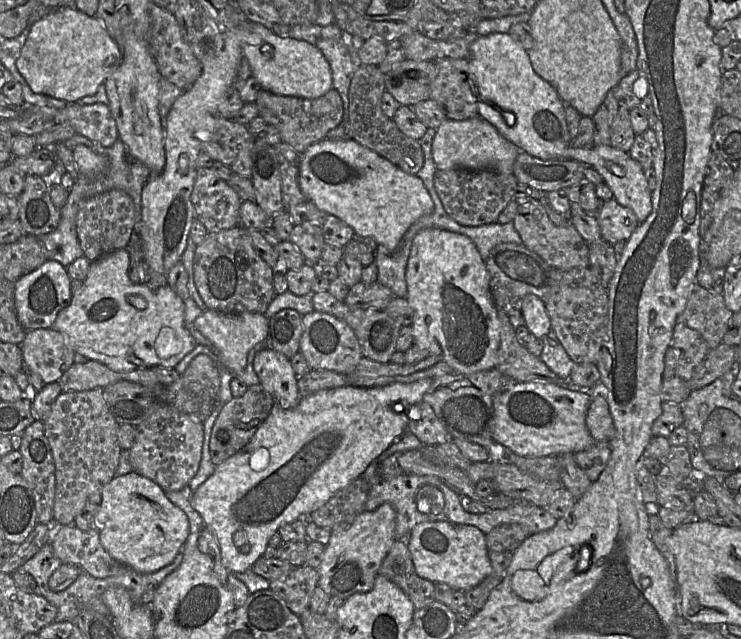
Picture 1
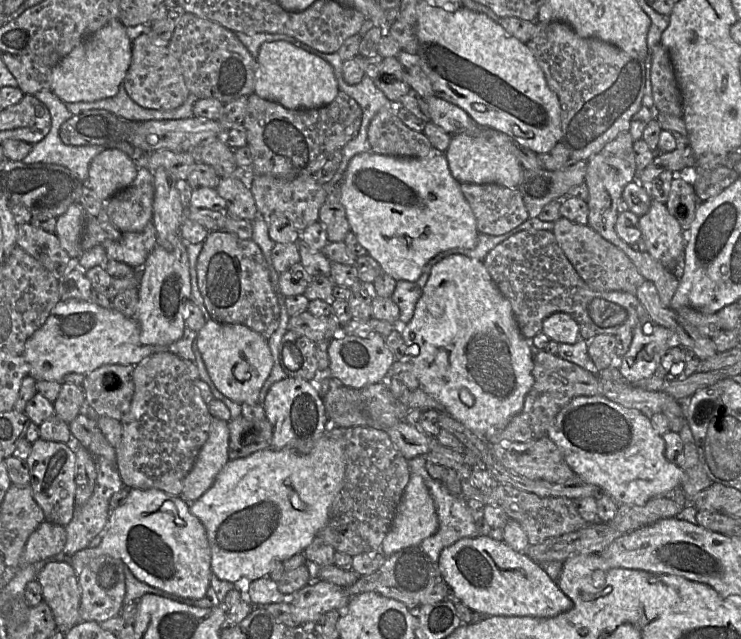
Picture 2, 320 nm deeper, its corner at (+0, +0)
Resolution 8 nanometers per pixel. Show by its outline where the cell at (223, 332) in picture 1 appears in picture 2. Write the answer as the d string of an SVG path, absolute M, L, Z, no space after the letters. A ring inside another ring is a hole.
M207 320L195 339L207 372L216 388L239 404L257 404L262 386L273 368L268 340L243 324Z

